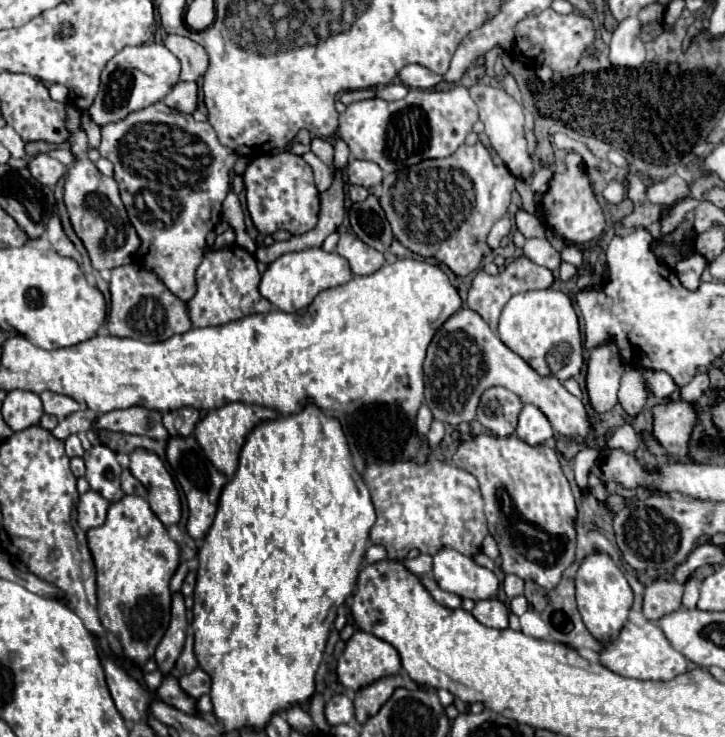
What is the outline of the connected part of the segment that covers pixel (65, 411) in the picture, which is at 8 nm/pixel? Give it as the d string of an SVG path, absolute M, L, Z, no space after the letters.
M42 392L40 394L42 404L44 404L44 412L56 416L58 420L66 418L68 414L80 410L80 404L76 400L72 400L70 396L64 394L56 394L56 392Z

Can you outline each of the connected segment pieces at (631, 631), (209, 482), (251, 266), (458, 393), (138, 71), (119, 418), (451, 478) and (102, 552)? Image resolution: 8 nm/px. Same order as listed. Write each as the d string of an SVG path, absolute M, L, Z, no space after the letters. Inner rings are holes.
M626 622L624 628L620 630L620 636L614 642L606 644L598 656L600 656L600 664L606 666L608 670L620 676L630 676L640 680L672 680L674 676L684 674L688 668L686 658L670 646L670 642L666 640L664 632L656 622L646 622L644 626Z
M172 436L168 440L168 448L166 448L166 460L176 476L176 480L180 482L186 500L188 500L188 508L190 508L190 516L188 516L188 534L194 540L200 540L206 536L208 528L212 526L212 518L216 514L218 508L218 498L220 498L220 490L224 488L224 484L228 482L224 474L220 474L210 460L204 458L200 444L196 442L196 438L190 436Z
M232 246L232 250L224 248L206 252L196 270L196 282L196 296L188 302L194 326L222 326L250 314L264 314L272 310L272 304L258 290L260 272L256 268L256 260L240 246Z
M470 308L458 310L428 346L428 356L424 362L424 396L432 416L444 424L458 426L462 422L472 422L476 418L478 400L484 390L492 386L504 386L512 390L524 404L534 404L550 420L554 432L576 440L590 436L590 418L580 398L572 396L558 378L536 374L518 354L514 354L490 328L488 324ZM468 334L468 336L452 336Z
M142 44L134 48L124 48L118 52L102 72L100 92L94 104L88 108L92 120L100 126L108 122L118 122L134 110L142 110L160 102L176 84L180 82L180 60L164 44Z
M132 406L128 410L112 410L98 416L98 428L126 434L140 434L154 440L168 440L168 432L162 424L162 414L158 410L148 410L144 406Z
M430 460L426 464L386 462L366 466L364 480L378 510L370 538L374 544L388 544L384 546L388 558L404 560L412 548L418 548L422 554L430 556L444 546L468 556L480 552L482 540L488 534L482 510L484 502L476 478L466 470L440 460Z
M130 494L110 504L104 526L88 530L87 544L96 564L98 614L102 626L118 636L126 658L144 666L152 658L170 622L168 584L180 564L180 548L168 536L166 526L156 518L148 502Z

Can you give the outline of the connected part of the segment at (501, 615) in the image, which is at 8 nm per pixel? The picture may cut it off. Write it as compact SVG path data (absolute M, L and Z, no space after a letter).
M498 598L478 600L474 610L472 610L472 614L484 626L490 626L490 628L508 628L508 608Z

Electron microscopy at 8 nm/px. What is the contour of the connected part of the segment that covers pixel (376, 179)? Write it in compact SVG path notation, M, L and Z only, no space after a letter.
M350 160L348 164L348 182L364 188L376 188L382 184L382 168L368 160Z

